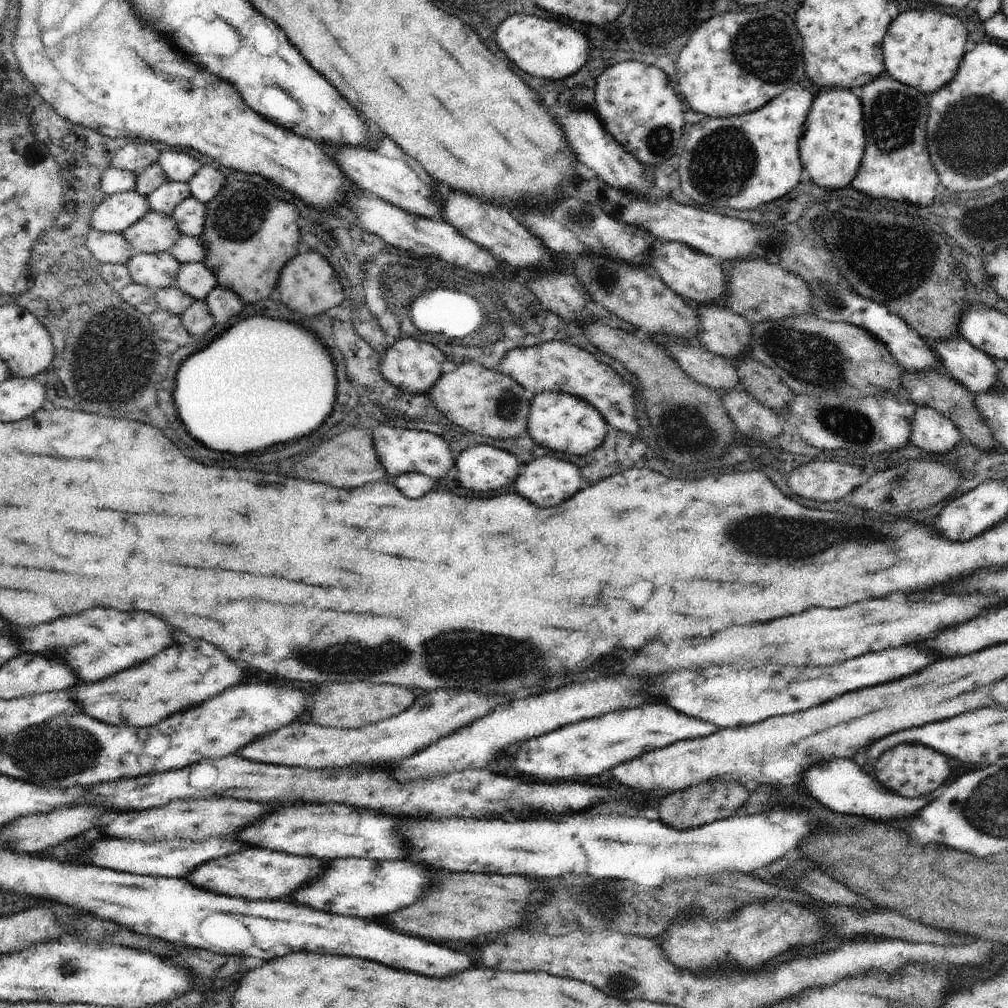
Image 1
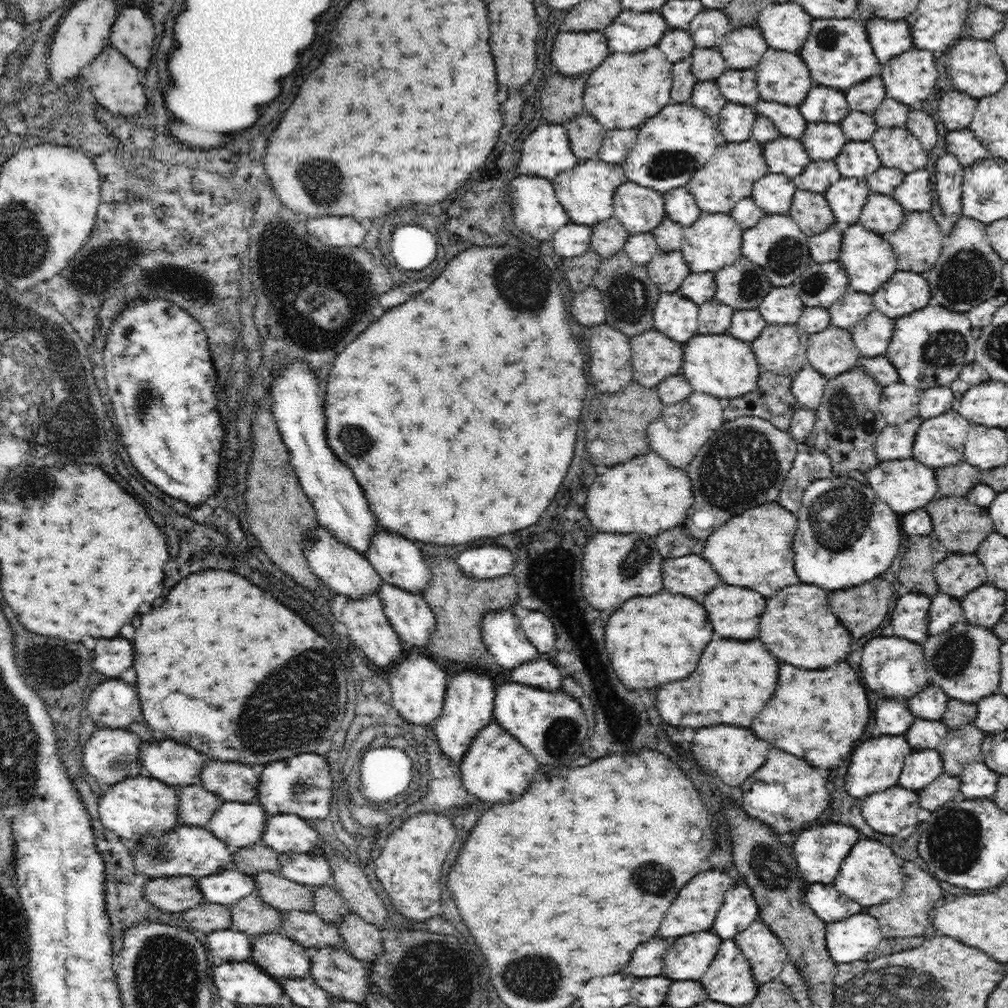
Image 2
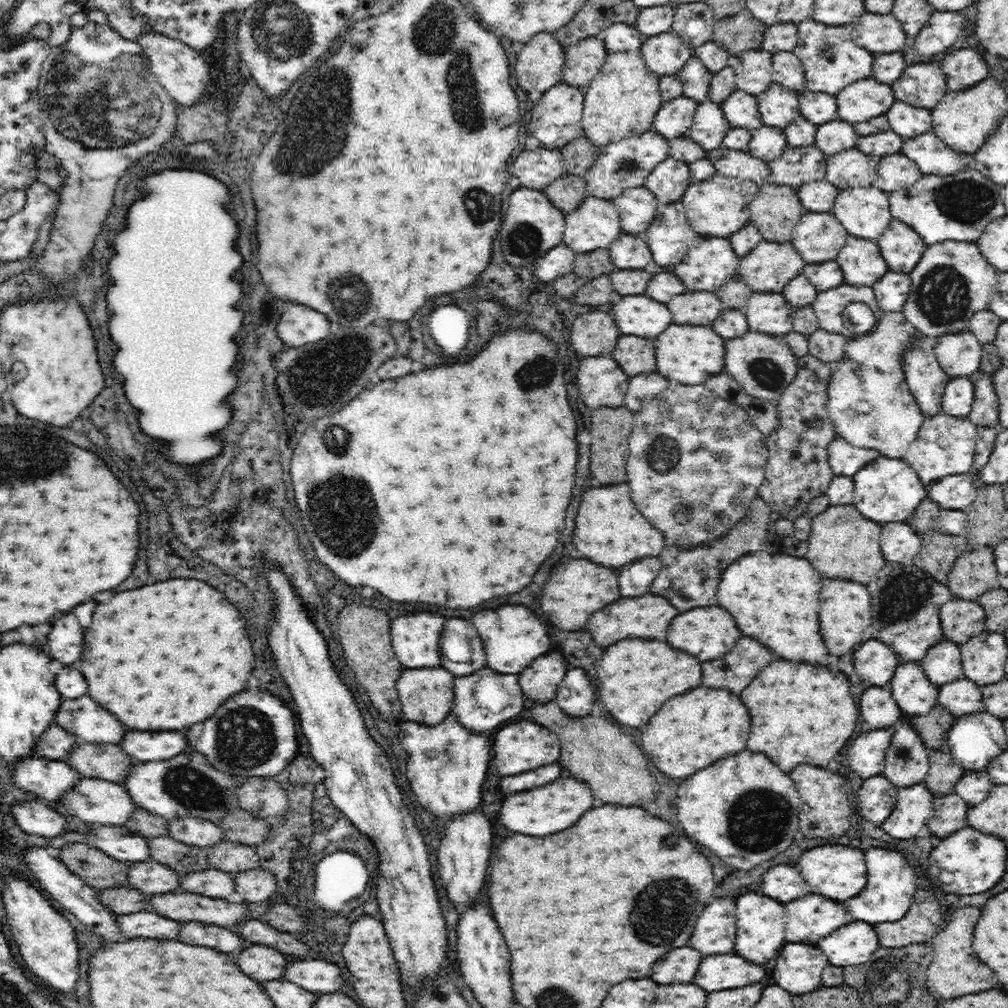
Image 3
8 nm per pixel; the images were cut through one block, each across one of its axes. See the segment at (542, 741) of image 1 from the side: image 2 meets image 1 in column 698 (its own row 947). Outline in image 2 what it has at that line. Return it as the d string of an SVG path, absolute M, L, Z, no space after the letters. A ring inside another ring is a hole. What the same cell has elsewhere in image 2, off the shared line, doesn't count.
M732 940L722 944L718 958L710 964L710 970L700 982L712 1000L730 1006L748 1004L758 994L758 984L752 978L750 964Z

